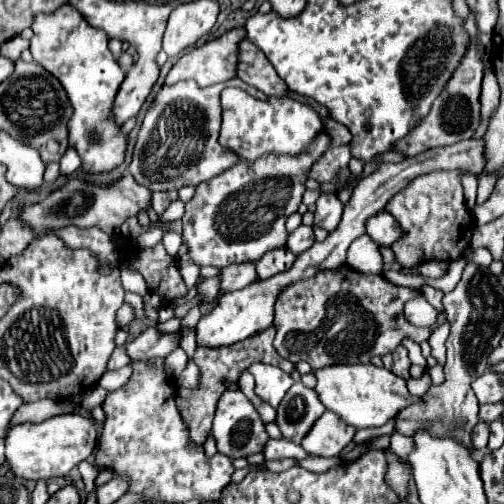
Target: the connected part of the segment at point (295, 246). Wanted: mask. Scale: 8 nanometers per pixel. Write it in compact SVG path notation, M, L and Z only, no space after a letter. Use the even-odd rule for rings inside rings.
M298 226L290 236L288 236L288 242L286 242L286 248L292 250L294 254L300 254L304 250L308 250L312 244L314 244L314 228L312 226Z

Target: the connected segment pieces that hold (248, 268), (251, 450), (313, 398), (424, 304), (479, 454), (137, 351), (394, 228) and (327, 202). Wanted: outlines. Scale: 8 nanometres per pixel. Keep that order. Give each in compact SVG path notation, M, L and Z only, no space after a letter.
M230 264L222 270L222 286L220 290L224 292L234 292L240 288L246 288L258 278L256 274L256 264Z
M226 390L222 398L218 400L214 424L212 424L212 434L218 444L218 452L228 456L228 458L248 458L252 454L264 452L266 442L270 440L254 404L246 400L246 396L240 390Z
M294 382L276 410L276 424L282 430L284 438L300 444L302 436L306 436L314 420L318 420L318 416L322 416L326 408L318 400L316 390L306 388L302 382Z
M412 298L404 304L404 318L416 326L432 326L438 310L424 298Z
M478 422L474 426L474 432L472 432L472 444L474 444L472 457L478 462L481 462L482 458L489 452L487 449L488 436L490 436L490 424Z
M146 326L146 330L132 342L126 344L126 352L132 360L146 360L146 358L166 358L172 350L178 348L180 332L162 334L156 326Z
M378 212L376 216L370 216L370 220L366 222L366 234L380 246L390 246L394 244L394 240L398 240L402 236L402 230L398 226L398 222L388 214L388 212Z
M322 194L316 202L316 218L314 218L314 226L318 228L324 228L328 232L332 232L340 218L342 218L342 202L336 198L336 194Z

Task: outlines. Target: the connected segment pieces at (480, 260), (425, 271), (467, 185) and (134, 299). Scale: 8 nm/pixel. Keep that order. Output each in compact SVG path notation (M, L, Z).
M480 247L477 249L473 249L472 260L479 266L483 268L488 268L491 264L492 256L488 249L484 247Z
M432 262L432 264L418 264L414 266L422 276L434 276L434 278L440 278L444 276L448 264L438 264L438 262Z
M463 173L460 177L461 184L464 189L465 204L468 206L469 210L473 210L476 206L476 197L477 197L477 187L478 181L474 174L465 174Z
M126 292L126 304L130 304L134 310L136 310L136 320L142 320L144 318L144 304L142 304L142 296L138 294L132 294L132 292Z

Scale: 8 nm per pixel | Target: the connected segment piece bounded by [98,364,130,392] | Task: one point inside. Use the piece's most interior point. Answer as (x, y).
(112, 380)

